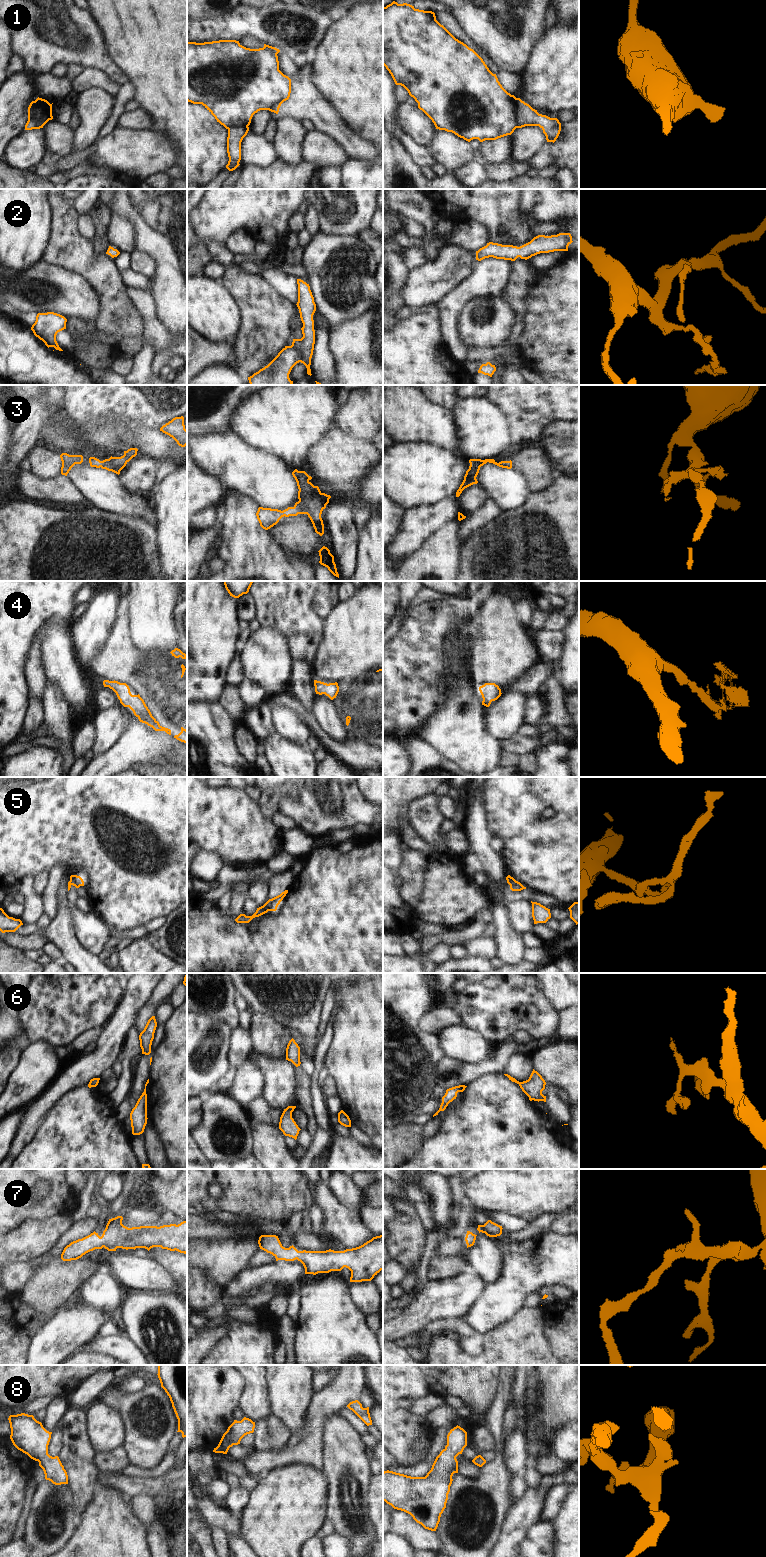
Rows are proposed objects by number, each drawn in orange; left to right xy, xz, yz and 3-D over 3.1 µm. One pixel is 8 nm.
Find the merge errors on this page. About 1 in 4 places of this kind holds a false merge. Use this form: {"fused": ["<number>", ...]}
{"fused": ["1", "5"]}

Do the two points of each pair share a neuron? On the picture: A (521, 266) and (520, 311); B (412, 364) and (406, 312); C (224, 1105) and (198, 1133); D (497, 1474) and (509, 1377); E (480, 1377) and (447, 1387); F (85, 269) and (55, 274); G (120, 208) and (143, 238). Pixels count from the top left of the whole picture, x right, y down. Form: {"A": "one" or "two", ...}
{"A": "one", "B": "two", "C": "one", "D": "one", "E": "one", "F": "two", "G": "one"}

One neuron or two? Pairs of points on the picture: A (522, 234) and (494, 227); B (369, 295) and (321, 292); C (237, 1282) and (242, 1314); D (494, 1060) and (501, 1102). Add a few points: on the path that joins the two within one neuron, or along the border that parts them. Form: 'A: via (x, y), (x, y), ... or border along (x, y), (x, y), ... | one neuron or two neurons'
A: via (515, 227), (511, 223), (501, 223) | one neuron
B: via (357, 292), (333, 292) | one neuron
C: border along (247, 1290), (239, 1296), (233, 1297) | two neurons
D: border along (502, 1073), (485, 1073), (474, 1081) | two neurons

